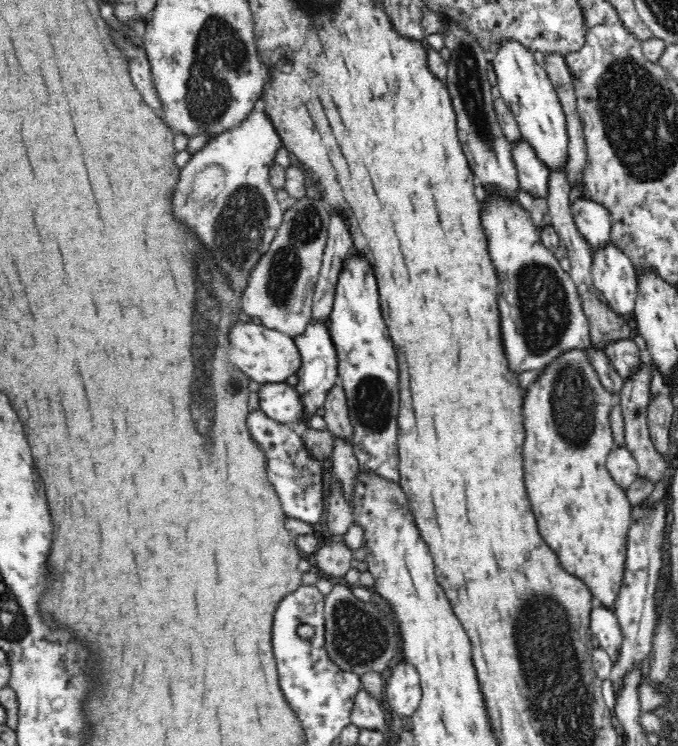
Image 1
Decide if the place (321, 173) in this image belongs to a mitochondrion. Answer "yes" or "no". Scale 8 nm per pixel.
no

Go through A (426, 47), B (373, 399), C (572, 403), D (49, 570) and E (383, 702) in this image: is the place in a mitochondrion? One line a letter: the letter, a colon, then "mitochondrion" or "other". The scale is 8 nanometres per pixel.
A: other
B: mitochondrion
C: mitochondrion
D: other
E: other

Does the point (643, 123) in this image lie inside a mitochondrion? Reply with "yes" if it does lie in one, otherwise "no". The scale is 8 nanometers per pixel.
yes

